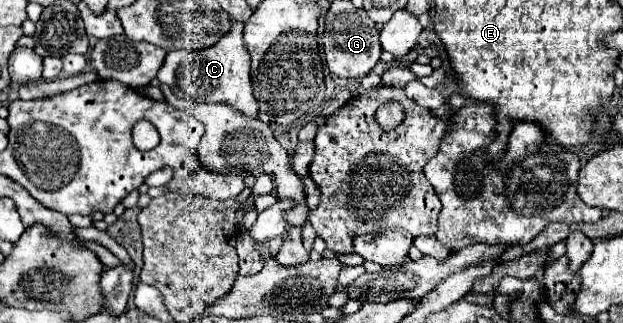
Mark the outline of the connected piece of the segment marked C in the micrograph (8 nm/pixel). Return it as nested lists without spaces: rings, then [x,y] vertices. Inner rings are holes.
[[[233,21],[231,31],[225,37],[221,37],[221,41],[211,49],[203,49],[197,53],[193,51],[167,53],[165,63],[157,73],[157,79],[163,85],[167,85],[171,93],[179,99],[187,99],[193,103],[227,103],[247,117],[257,117],[259,107],[253,97],[249,69],[251,59],[243,43],[243,23]]]

